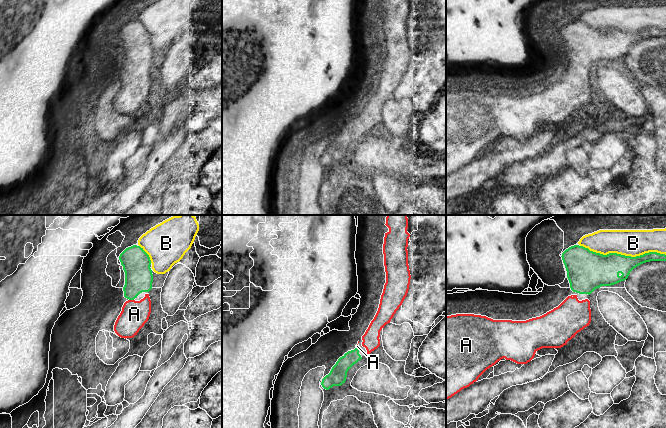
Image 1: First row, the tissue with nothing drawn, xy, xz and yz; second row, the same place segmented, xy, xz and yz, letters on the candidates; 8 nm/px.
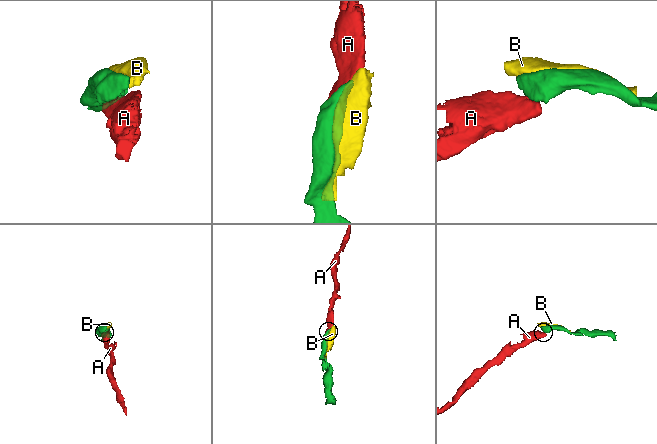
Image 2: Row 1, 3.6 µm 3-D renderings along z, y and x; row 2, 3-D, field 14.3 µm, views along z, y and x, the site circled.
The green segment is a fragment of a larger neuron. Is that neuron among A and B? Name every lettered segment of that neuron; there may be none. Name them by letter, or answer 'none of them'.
A

